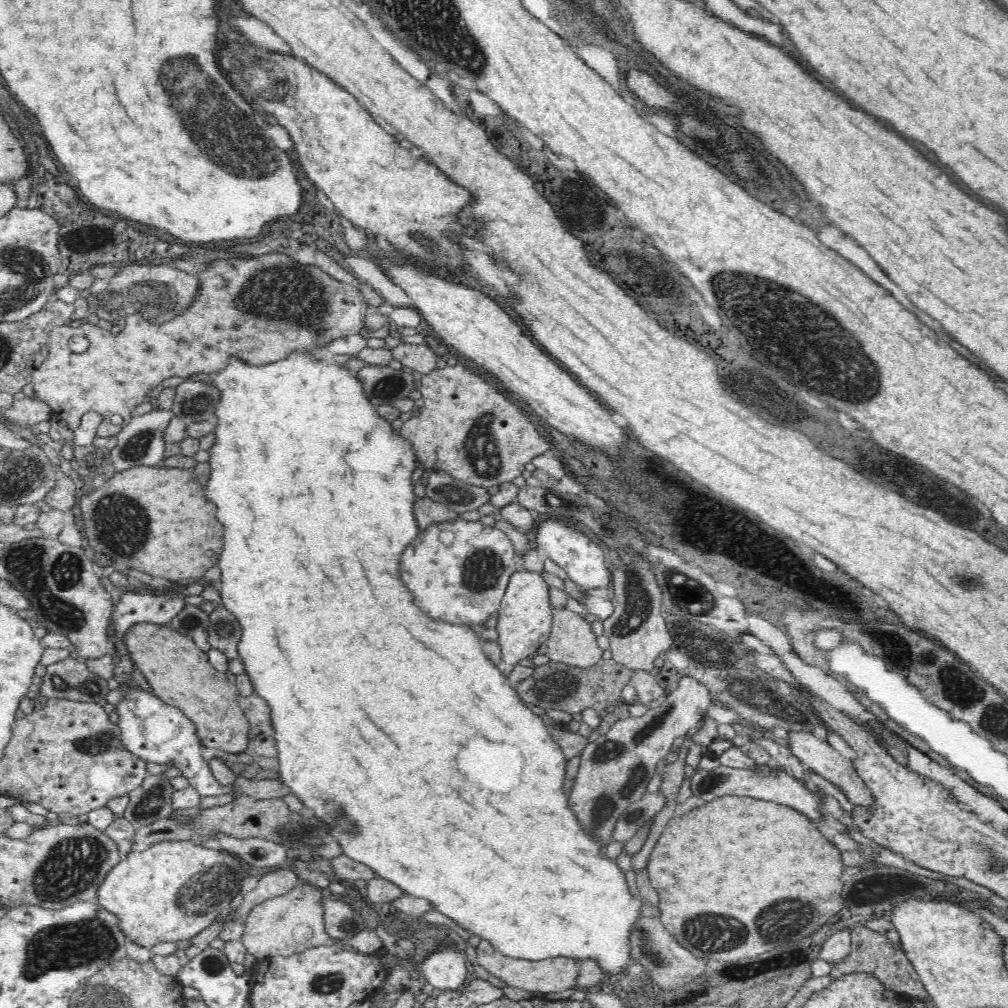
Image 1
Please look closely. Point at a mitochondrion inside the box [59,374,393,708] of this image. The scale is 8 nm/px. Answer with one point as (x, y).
(122, 524)

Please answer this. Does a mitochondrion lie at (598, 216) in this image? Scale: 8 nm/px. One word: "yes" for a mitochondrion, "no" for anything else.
no

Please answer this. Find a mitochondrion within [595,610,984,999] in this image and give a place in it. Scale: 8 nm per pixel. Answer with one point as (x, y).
(787, 916)

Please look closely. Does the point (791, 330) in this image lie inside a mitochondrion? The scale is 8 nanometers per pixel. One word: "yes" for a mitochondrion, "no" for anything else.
yes

